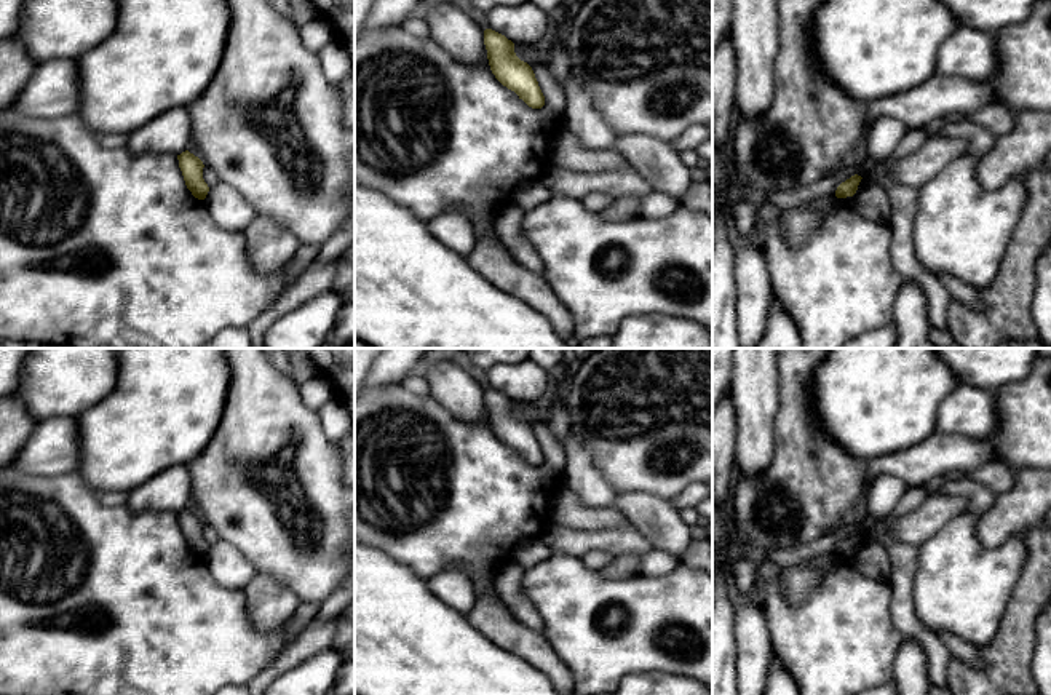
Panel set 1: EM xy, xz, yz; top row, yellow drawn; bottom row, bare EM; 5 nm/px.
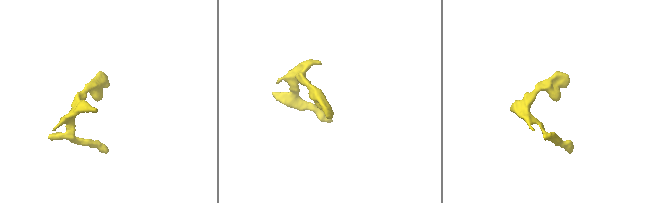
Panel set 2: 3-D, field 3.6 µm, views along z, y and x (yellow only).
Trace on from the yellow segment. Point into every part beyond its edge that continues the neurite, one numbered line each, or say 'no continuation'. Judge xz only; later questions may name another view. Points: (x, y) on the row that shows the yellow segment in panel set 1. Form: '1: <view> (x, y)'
no continuation

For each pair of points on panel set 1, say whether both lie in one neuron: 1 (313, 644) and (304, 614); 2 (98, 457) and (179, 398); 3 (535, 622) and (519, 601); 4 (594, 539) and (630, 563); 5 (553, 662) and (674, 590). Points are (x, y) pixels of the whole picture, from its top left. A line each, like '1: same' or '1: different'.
1: different
2: same
3: same
4: different
5: different

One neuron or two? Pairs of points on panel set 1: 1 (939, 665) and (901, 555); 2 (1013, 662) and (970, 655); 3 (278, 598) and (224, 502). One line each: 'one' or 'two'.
1: one
2: two
3: two

